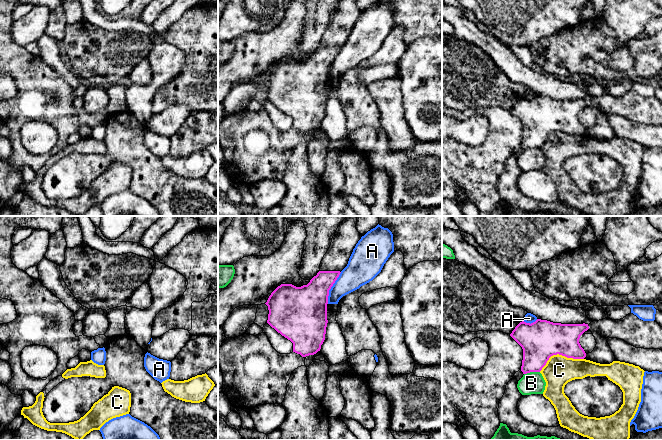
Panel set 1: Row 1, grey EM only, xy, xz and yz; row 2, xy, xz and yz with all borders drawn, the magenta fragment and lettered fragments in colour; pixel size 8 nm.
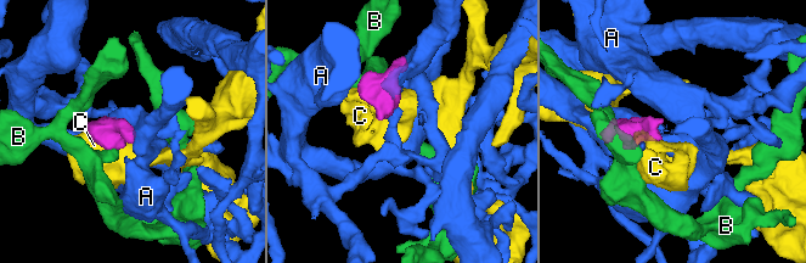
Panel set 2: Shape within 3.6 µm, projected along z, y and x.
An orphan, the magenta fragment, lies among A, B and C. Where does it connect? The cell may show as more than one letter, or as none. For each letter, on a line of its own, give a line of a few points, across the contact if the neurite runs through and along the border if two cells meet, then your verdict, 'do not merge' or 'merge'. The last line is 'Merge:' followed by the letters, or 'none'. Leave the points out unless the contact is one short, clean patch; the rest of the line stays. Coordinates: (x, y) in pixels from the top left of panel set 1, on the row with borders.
A: do not merge
B: line yz (539, 371), (530, 371), (524, 374); do not merge
C: do not merge
Merge: none

